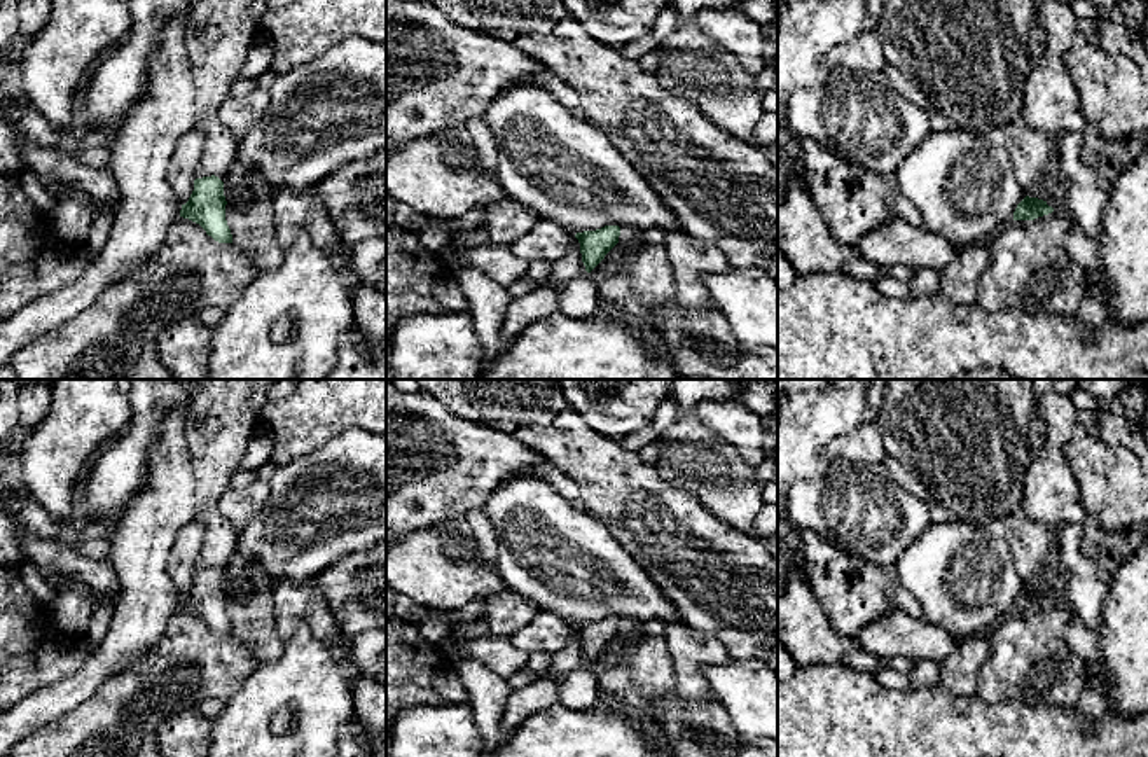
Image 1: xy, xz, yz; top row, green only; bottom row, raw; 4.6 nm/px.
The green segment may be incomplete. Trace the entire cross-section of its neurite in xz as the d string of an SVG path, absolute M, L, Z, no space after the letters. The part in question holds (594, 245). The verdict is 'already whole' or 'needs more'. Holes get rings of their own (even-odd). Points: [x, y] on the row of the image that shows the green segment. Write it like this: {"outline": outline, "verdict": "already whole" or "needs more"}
{"outline": "M605 226L596 231L584 231L575 234L580 243L582 262L587 273L591 273L619 243L619 236L619 226Z", "verdict": "already whole"}

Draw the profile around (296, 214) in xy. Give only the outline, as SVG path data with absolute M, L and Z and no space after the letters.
M274 189L274 222L283 250L288 250L301 234L308 234L315 245L332 255L334 264L339 264L344 241L323 205L313 198L311 189L302 192Z

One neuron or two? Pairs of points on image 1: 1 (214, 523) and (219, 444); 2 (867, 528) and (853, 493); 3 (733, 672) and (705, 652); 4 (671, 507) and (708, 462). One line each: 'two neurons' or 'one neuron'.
1: one neuron
2: one neuron
3: two neurons
4: two neurons

